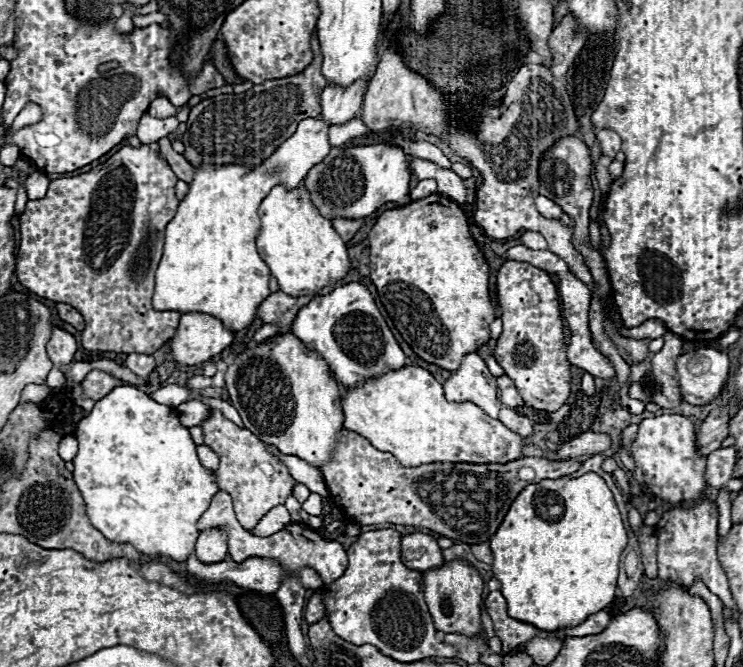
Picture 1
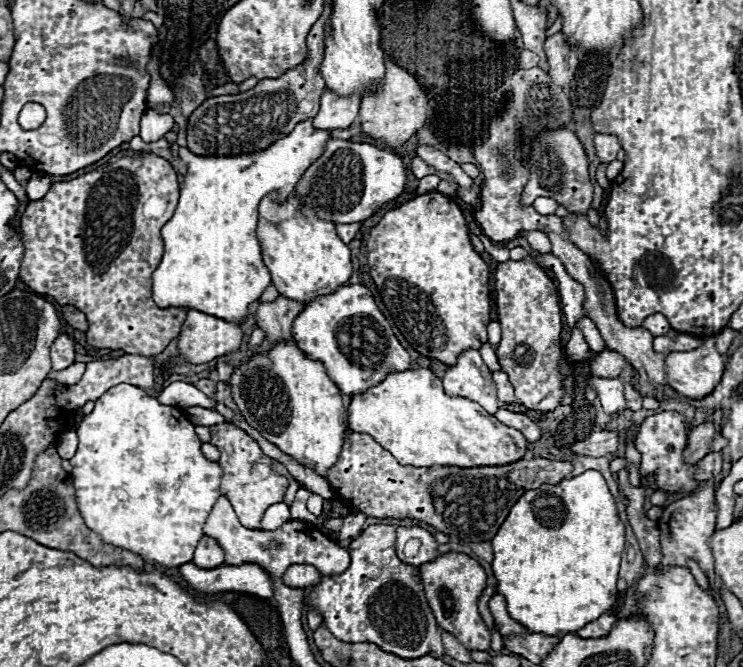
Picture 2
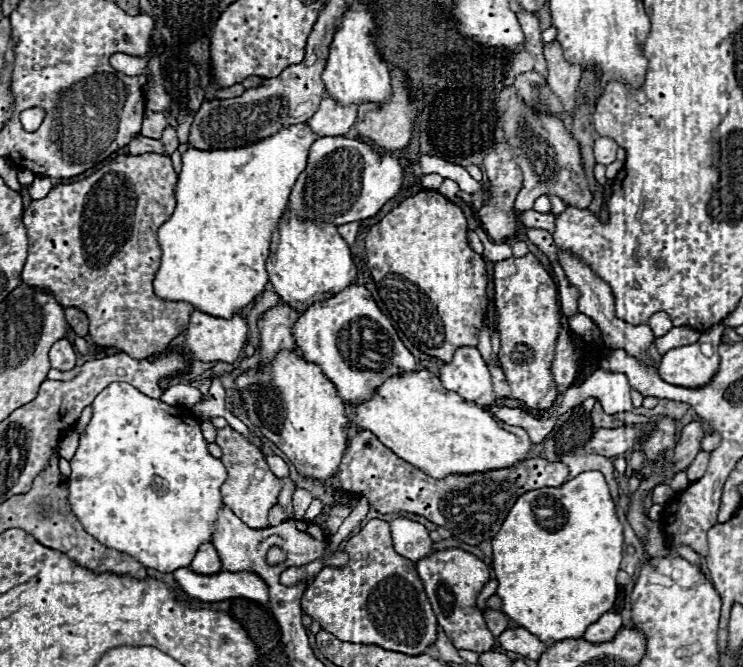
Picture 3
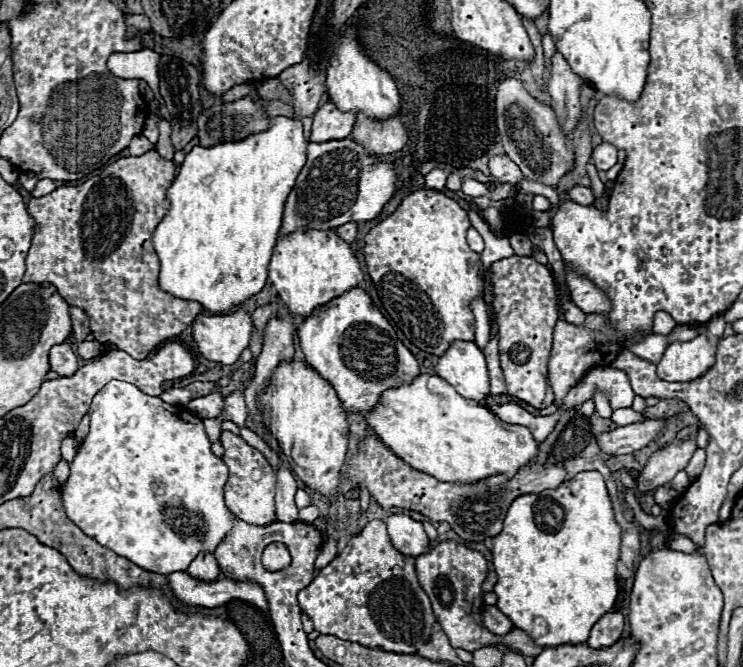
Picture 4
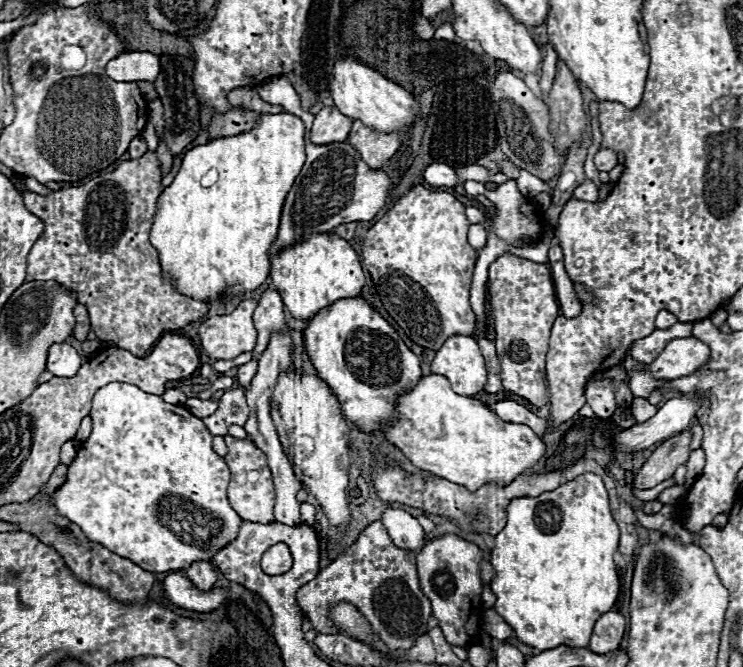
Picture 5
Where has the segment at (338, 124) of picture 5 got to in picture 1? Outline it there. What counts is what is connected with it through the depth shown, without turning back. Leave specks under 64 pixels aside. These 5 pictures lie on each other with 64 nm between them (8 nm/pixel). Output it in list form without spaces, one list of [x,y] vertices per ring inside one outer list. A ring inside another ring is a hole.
[[[360,78],[346,88],[328,84],[322,92],[322,118],[330,124],[344,124],[354,118],[362,108],[362,98],[368,78]]]

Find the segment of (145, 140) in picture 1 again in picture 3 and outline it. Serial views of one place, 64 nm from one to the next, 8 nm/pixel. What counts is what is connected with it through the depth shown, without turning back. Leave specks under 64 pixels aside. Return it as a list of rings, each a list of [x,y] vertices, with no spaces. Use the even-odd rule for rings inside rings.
[[[146,110],[144,114],[144,120],[142,120],[142,130],[140,134],[142,136],[150,136],[154,140],[158,140],[162,136],[162,130],[168,126],[168,116],[164,116],[162,112],[152,112],[152,110]]]

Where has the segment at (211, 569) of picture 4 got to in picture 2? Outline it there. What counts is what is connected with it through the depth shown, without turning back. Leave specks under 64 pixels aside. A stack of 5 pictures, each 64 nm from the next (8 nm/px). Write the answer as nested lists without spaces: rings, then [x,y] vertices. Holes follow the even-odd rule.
[[[204,536],[196,546],[192,562],[200,568],[216,568],[224,562],[224,550],[214,538]]]

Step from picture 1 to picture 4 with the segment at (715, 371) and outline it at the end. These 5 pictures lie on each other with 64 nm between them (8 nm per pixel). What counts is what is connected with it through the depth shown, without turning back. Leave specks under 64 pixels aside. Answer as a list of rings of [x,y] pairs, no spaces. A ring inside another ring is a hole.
[[[716,316],[708,330],[690,342],[674,342],[658,362],[658,378],[668,382],[692,382],[716,362],[716,344],[724,332],[724,318]]]

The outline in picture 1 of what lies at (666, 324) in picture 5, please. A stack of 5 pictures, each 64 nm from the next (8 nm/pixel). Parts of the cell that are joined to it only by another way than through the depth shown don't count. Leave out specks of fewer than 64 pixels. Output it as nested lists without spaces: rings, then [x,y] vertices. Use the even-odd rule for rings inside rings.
[[[646,320],[644,324],[640,324],[636,328],[622,328],[620,332],[626,338],[638,338],[638,340],[648,338],[648,340],[654,340],[654,338],[664,336],[666,328],[664,328],[664,324],[660,320]]]

